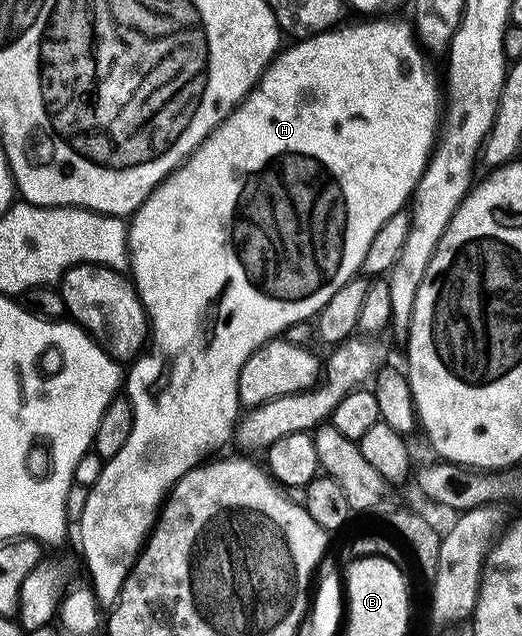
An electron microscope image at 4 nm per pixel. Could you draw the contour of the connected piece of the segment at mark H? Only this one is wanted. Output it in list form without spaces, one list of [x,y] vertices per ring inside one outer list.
[[[368,18],[363,21],[365,24],[341,27],[320,36],[301,39],[292,44],[293,48],[285,47],[264,71],[264,77],[260,79],[257,88],[242,101],[229,120],[215,128],[208,141],[173,176],[166,177],[154,190],[151,198],[131,217],[128,230],[130,276],[136,291],[140,293],[140,301],[148,312],[150,340],[153,345],[156,343],[156,349],[143,357],[149,376],[132,376],[129,380],[127,377],[126,399],[132,405],[133,432],[118,456],[105,463],[101,478],[89,489],[86,508],[78,522],[82,552],[92,578],[90,584],[101,609],[111,610],[116,607],[122,586],[132,573],[133,566],[177,482],[186,473],[201,467],[211,457],[208,456],[211,452],[226,447],[231,440],[233,443],[242,419],[240,375],[246,362],[250,362],[253,354],[266,347],[271,340],[281,339],[294,325],[309,323],[319,316],[326,302],[330,302],[330,298],[334,298],[334,294],[338,294],[338,290],[342,290],[346,282],[357,279],[361,275],[371,243],[395,215],[409,207],[410,201],[415,197],[416,187],[432,161],[442,131],[442,84],[441,81],[440,84],[436,81],[435,74],[428,69],[429,57],[416,39],[413,25],[392,19],[396,18]]]

